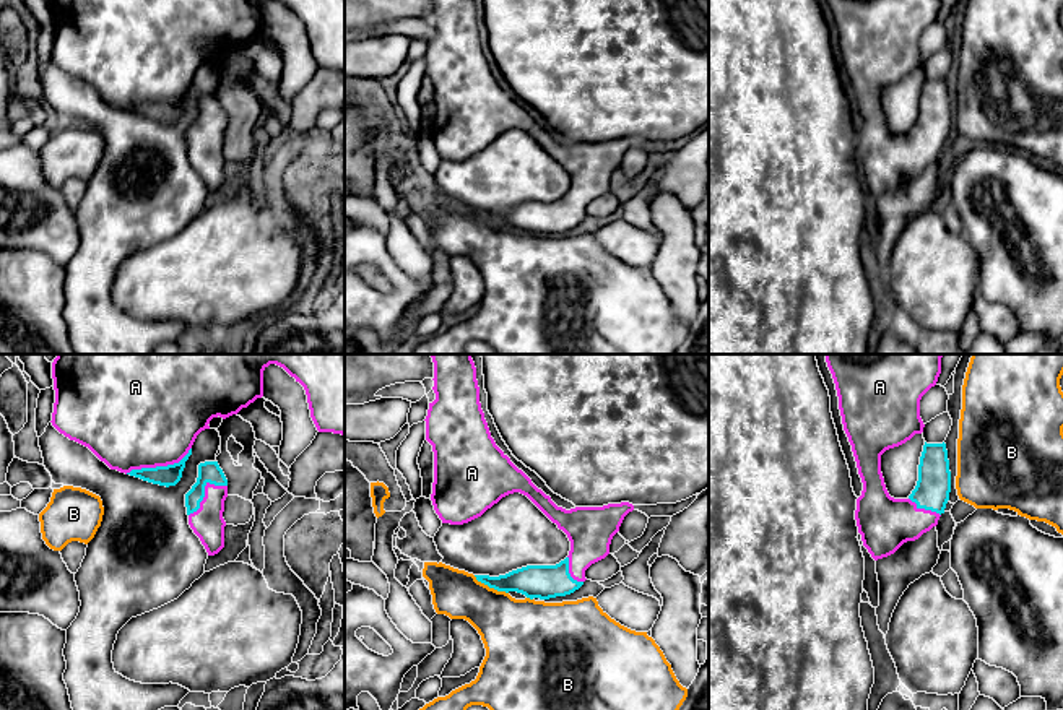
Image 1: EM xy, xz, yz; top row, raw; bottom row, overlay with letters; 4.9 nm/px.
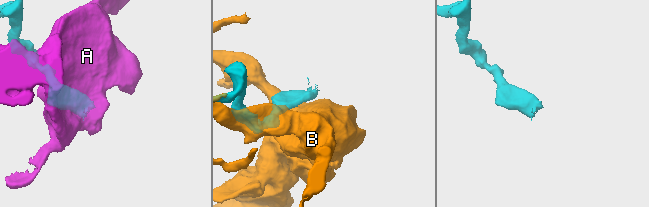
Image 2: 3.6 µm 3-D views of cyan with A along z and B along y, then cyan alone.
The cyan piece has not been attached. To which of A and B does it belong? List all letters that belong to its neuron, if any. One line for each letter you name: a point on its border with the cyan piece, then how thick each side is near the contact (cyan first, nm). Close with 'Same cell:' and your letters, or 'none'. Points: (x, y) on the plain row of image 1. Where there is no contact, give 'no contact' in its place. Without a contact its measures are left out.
A: xy (158, 103) | 100/500 nm
Same cell: A

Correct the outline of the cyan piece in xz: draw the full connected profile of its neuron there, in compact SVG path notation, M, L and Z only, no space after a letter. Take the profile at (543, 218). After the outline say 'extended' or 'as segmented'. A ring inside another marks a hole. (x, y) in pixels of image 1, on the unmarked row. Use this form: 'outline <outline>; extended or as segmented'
outline M434 0L436 36L429 39L426 52L426 76L434 88L434 119L431 136L442 159L463 161L481 153L502 133L520 128L527 132L553 159L562 166L569 177L569 192L556 201L527 201L505 211L475 211L478 218L497 227L517 227L527 234L549 236L566 232L579 226L585 206L610 190L613 172L619 167L624 153L634 146L629 138L603 143L558 143L549 132L538 125L532 115L518 106L491 73L479 39L479 23L475 0Z; extended

